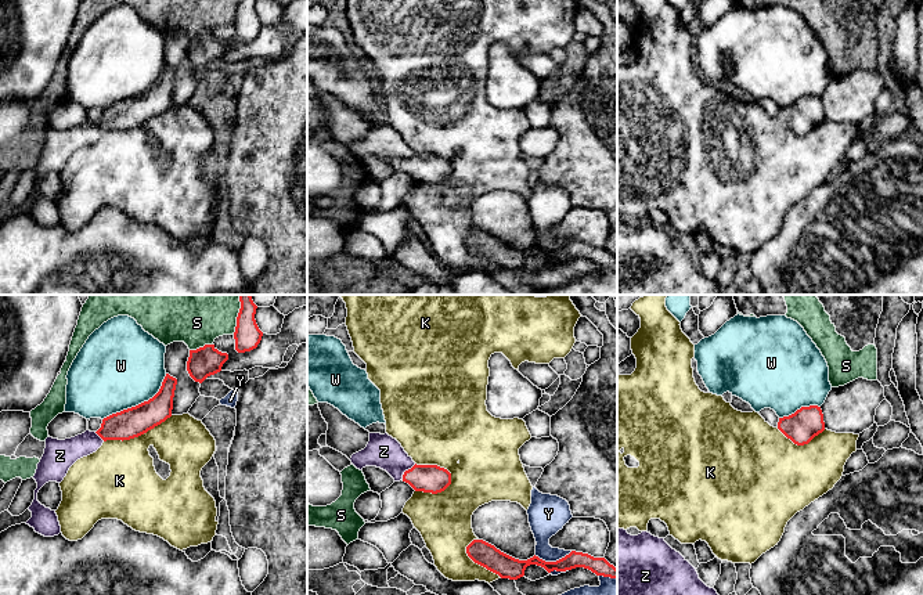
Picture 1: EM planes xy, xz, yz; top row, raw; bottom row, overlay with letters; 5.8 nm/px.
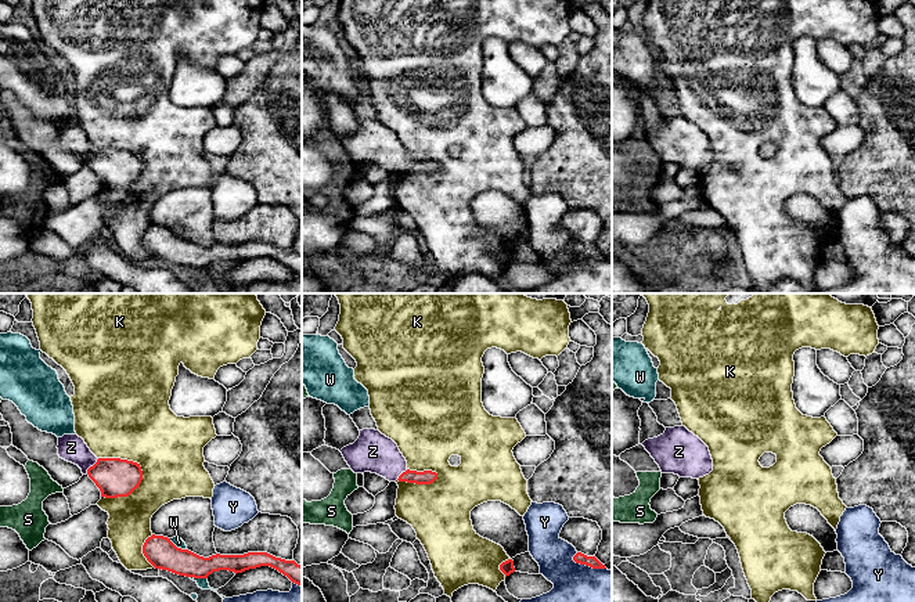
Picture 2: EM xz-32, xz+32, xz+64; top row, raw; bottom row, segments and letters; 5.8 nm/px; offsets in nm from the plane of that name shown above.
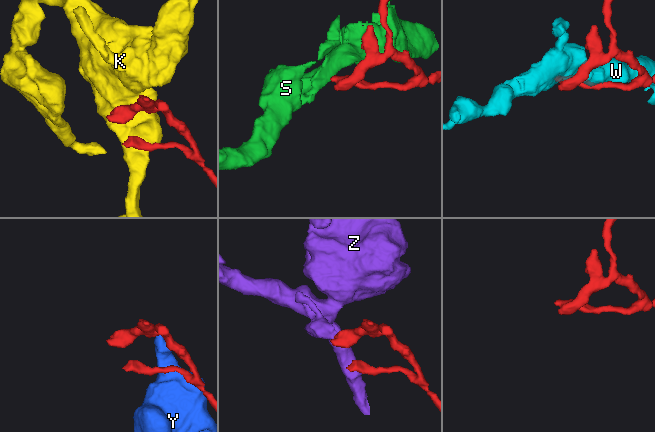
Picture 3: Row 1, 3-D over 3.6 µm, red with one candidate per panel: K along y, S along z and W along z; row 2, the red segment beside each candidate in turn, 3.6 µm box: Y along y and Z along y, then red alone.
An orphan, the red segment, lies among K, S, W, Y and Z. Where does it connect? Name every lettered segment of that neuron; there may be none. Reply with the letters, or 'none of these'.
Z

